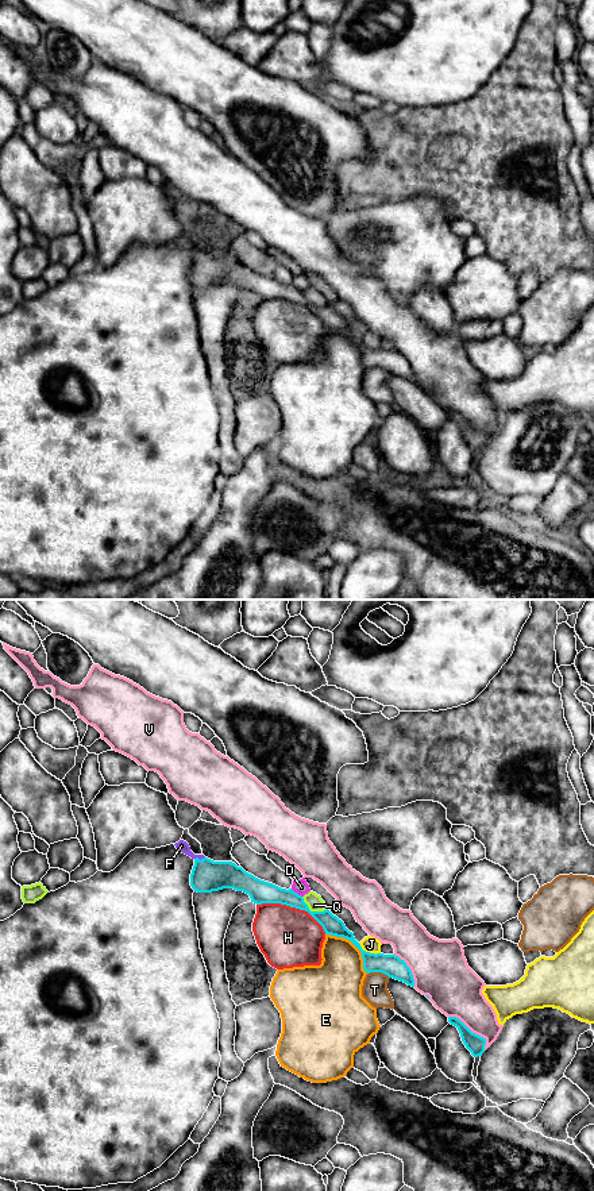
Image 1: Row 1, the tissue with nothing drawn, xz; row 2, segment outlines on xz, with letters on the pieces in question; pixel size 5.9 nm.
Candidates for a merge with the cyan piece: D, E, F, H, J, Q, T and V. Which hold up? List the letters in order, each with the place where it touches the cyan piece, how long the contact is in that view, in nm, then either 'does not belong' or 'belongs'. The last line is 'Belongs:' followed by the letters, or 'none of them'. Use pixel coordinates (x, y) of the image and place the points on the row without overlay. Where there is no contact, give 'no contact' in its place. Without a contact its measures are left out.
D: xz (296, 288) | 90 nm | does not belong
E: xz (354, 339) | 340 nm | does not belong
F: xz (199, 254) | 70 nm | belongs
H: xz (293, 301) | 460 nm | does not belong
J: xz (369, 347) | 150 nm | does not belong
Q: xz (312, 307) | 180 nm | does not belong
T: xz (378, 366) | 140 nm | does not belong
V: xz (470, 426) | 300 nm | does not belong
Belongs: F

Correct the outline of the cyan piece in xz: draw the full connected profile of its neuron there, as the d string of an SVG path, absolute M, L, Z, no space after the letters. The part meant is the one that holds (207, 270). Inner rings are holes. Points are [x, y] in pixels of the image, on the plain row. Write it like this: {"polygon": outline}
{"polygon": "M180 235L176 243L190 251L194 261L190 269L190 281L197 288L212 288L223 284L234 284L250 290L251 297L281 298L290 302L308 307L324 324L325 329L350 335L362 348L363 365L370 367L382 367L389 373L404 377L414 382L414 374L410 363L396 350L370 348L362 344L344 317L333 311L328 304L324 307L310 307L304 293L292 284L281 284L273 278L261 275L246 267L232 257L213 257L204 250L194 250L186 236Z"}

